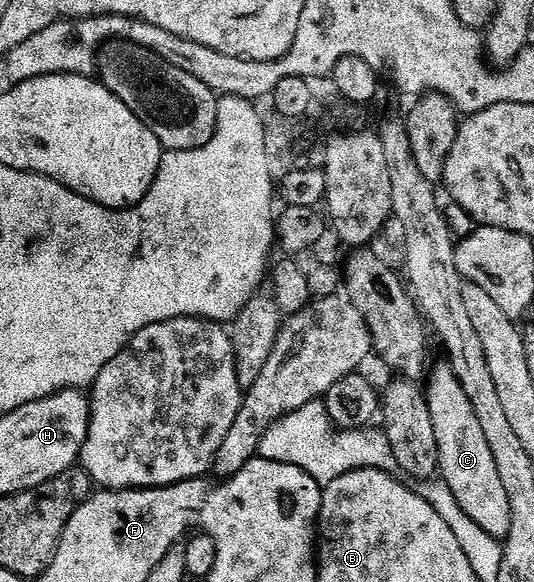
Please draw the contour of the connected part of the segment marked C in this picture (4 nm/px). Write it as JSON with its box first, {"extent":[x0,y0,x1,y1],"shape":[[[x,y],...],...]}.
{"extent":[425,364,511,540],"shape":[[[444,364],[430,371],[429,379],[431,384],[427,384],[425,393],[429,412],[433,416],[433,430],[437,432],[439,441],[439,467],[441,469],[442,481],[453,492],[453,496],[471,520],[476,521],[489,536],[503,540],[511,531],[511,509],[509,508],[509,495],[505,492],[505,483],[501,480],[501,472],[497,470],[497,460],[493,458],[493,448],[489,446],[489,440],[485,436],[485,428],[475,411],[475,405],[471,397],[467,395],[467,390],[463,386],[463,381],[455,373],[454,366]]]}

